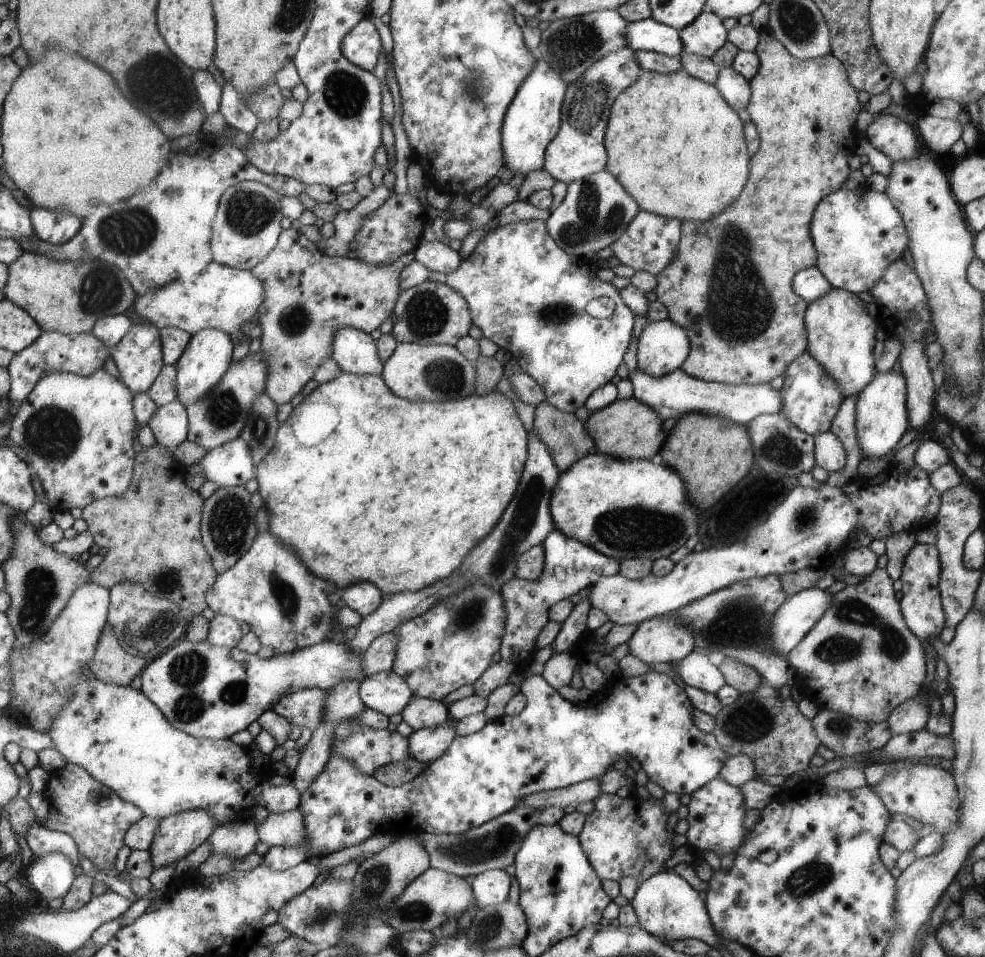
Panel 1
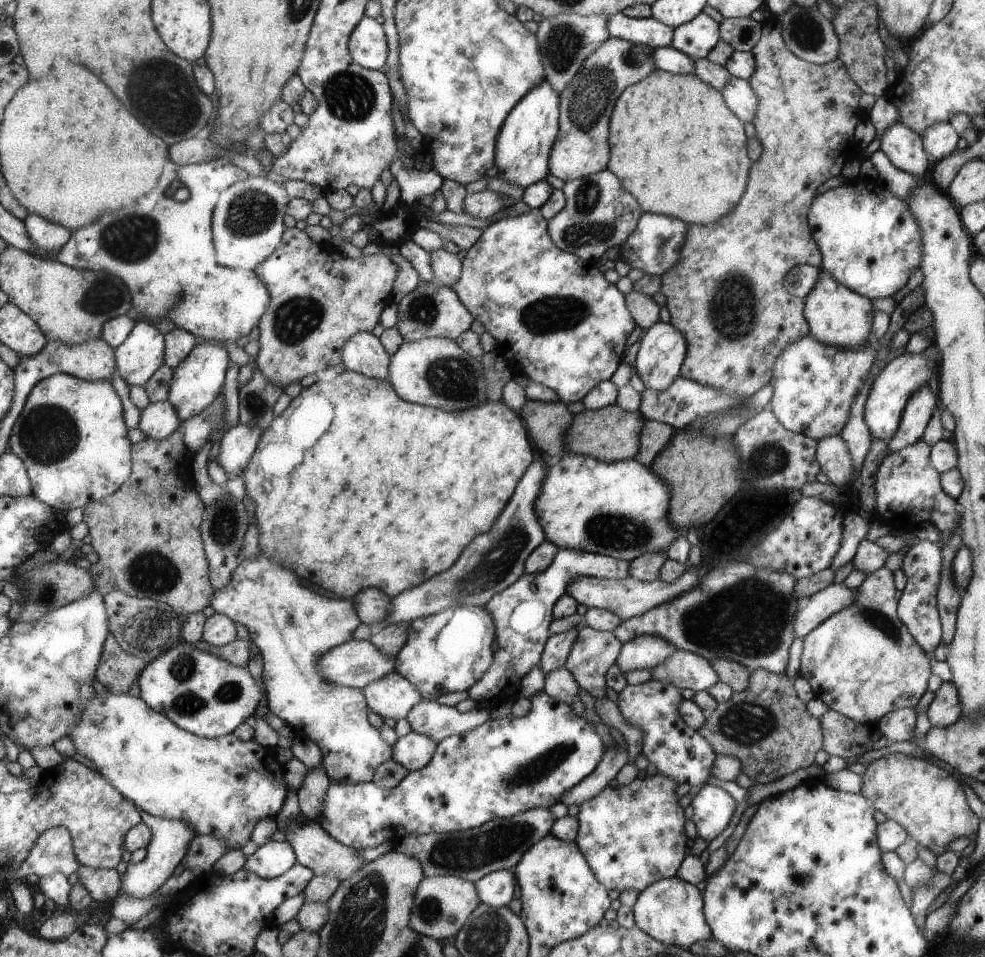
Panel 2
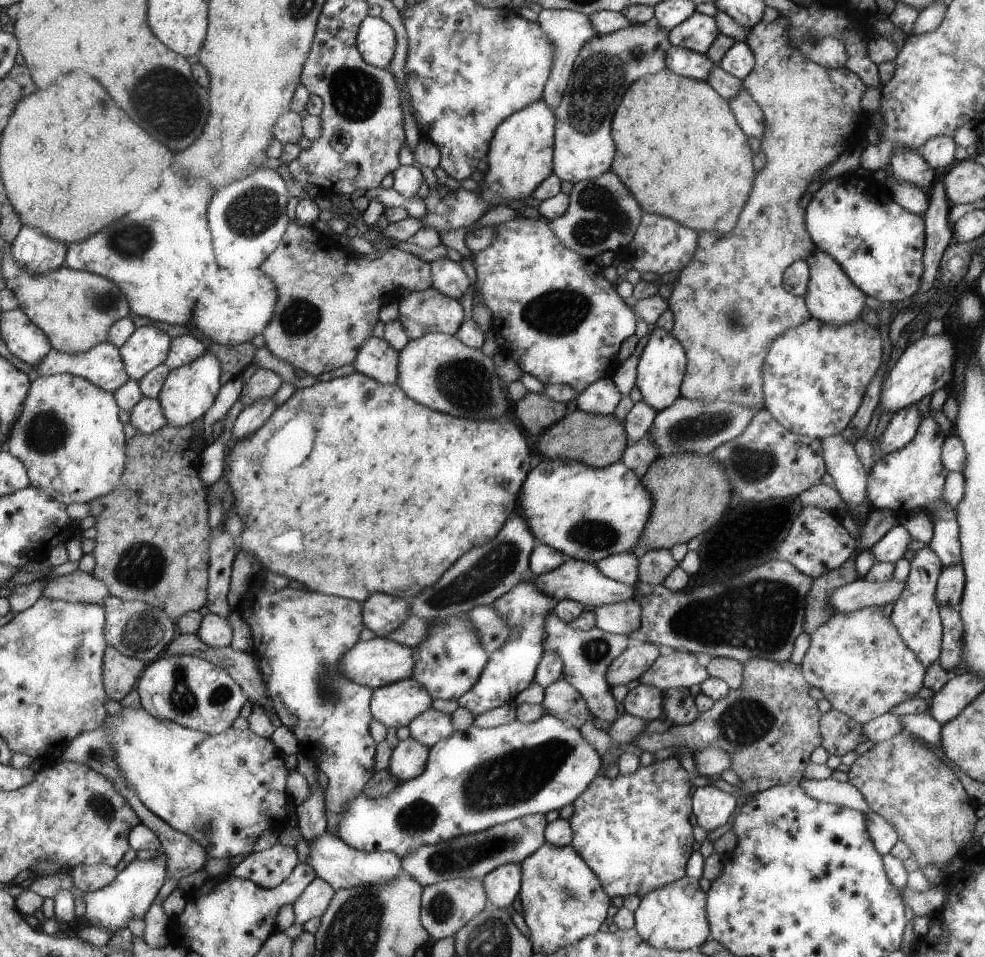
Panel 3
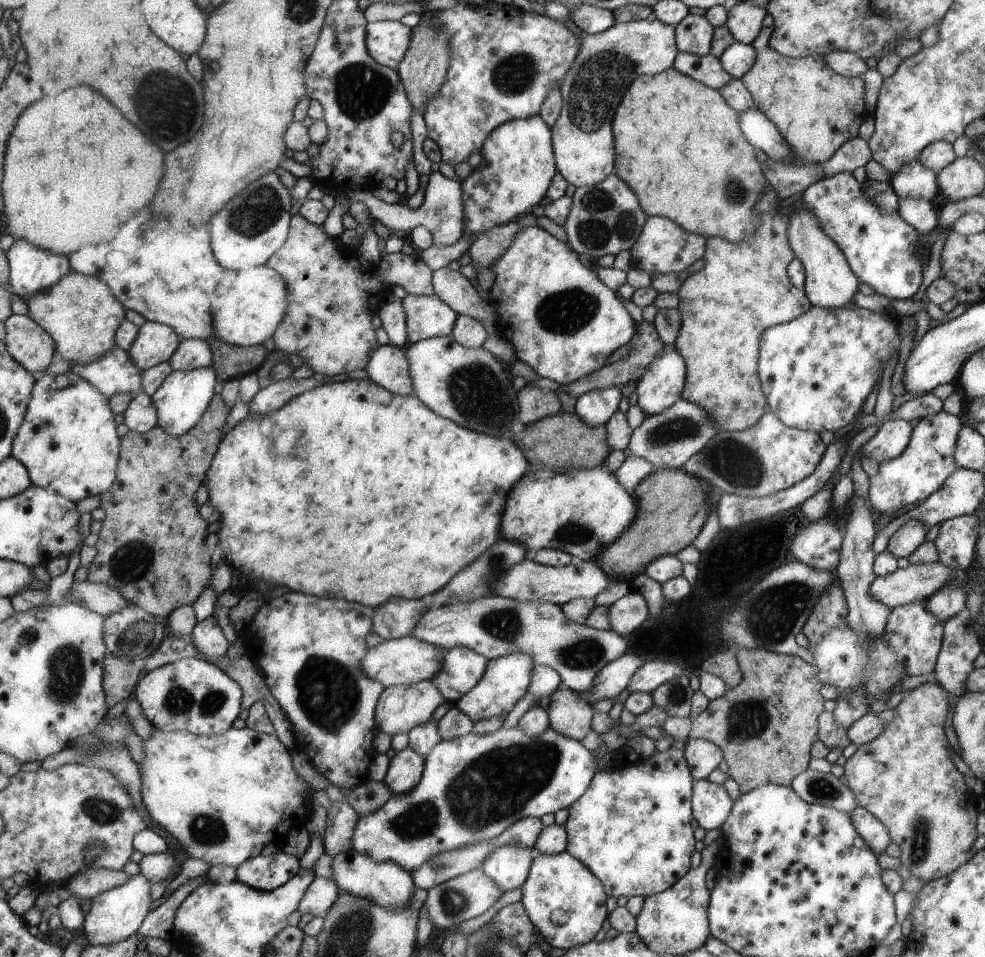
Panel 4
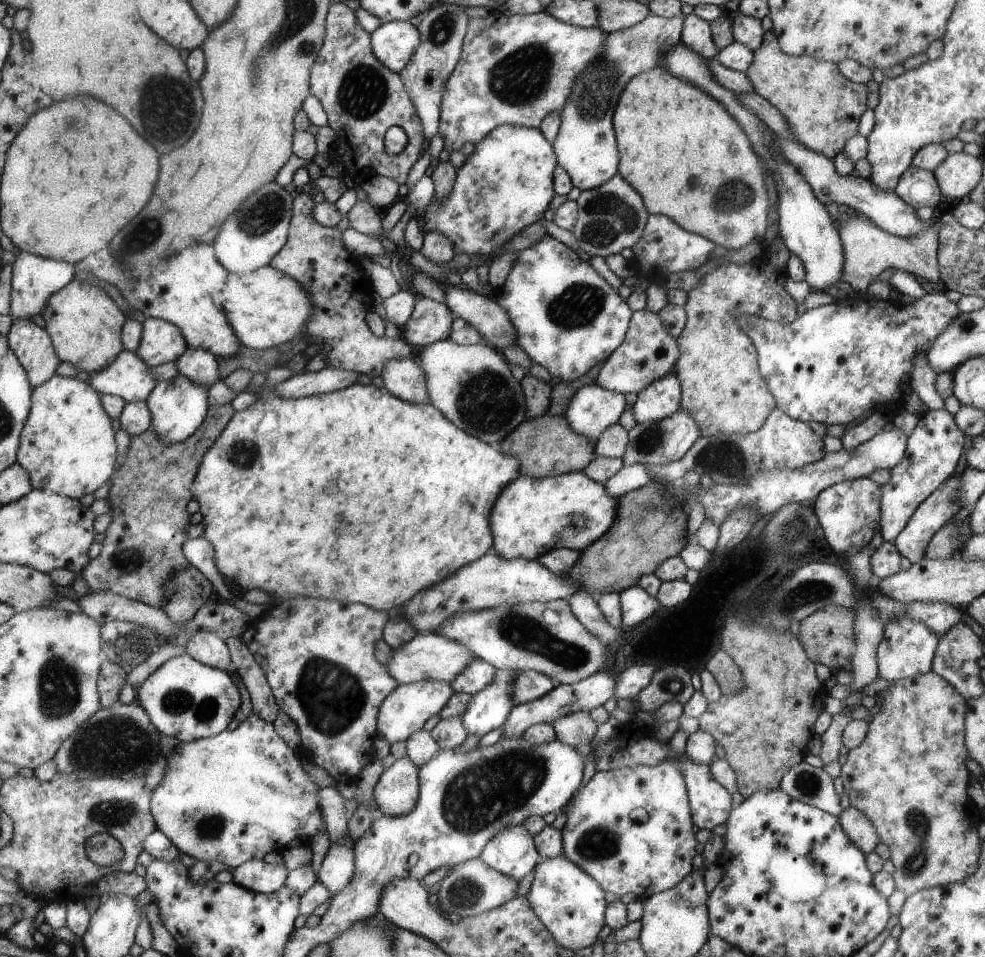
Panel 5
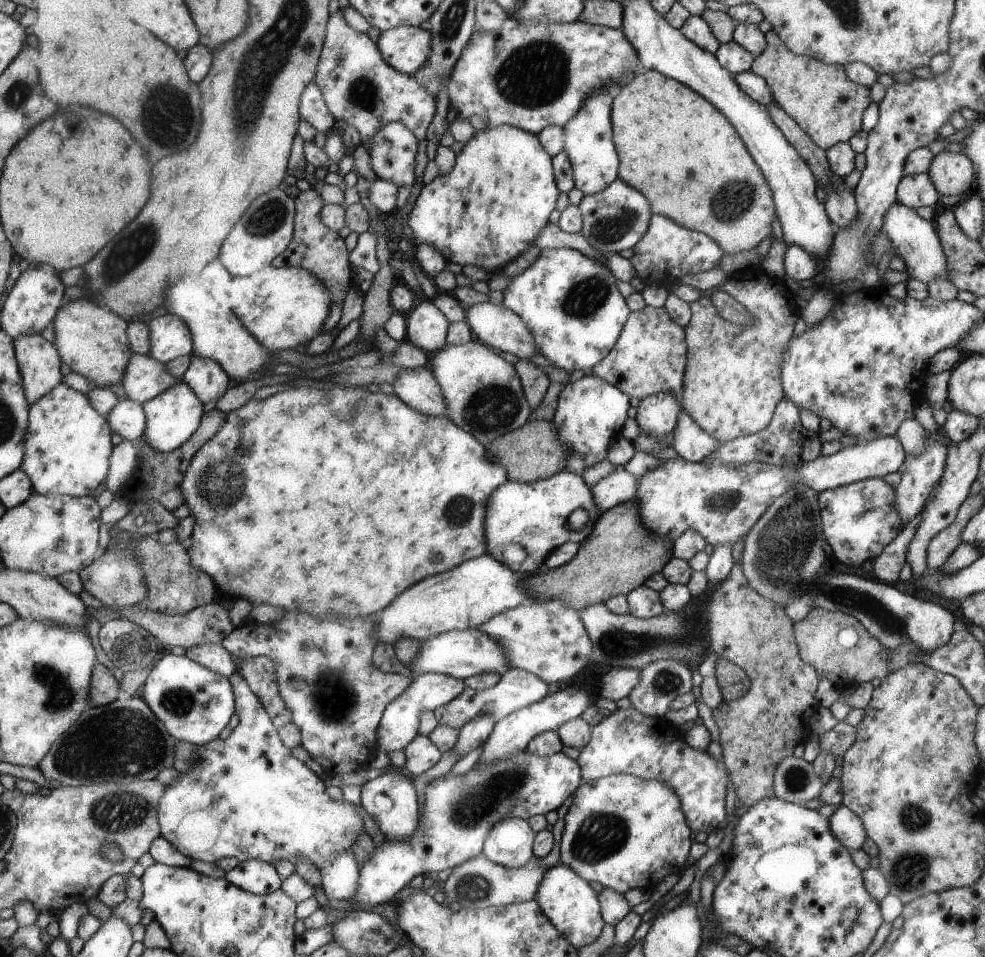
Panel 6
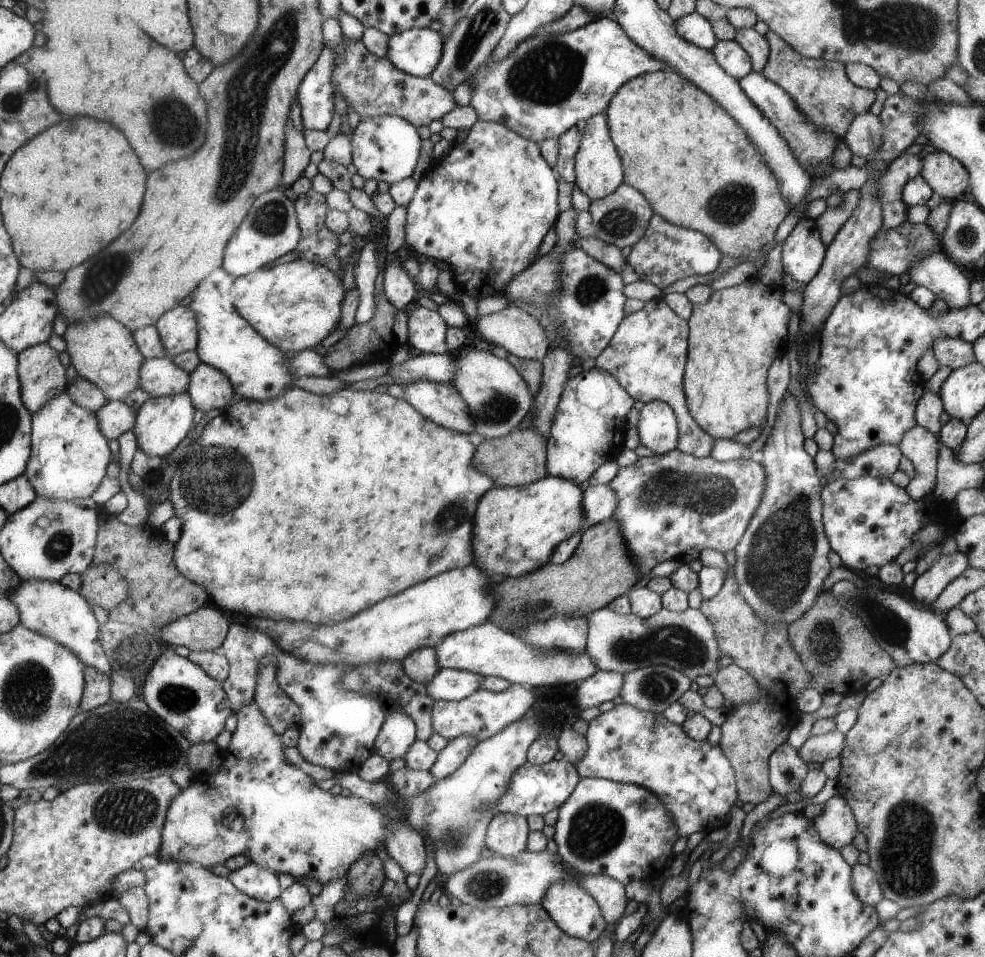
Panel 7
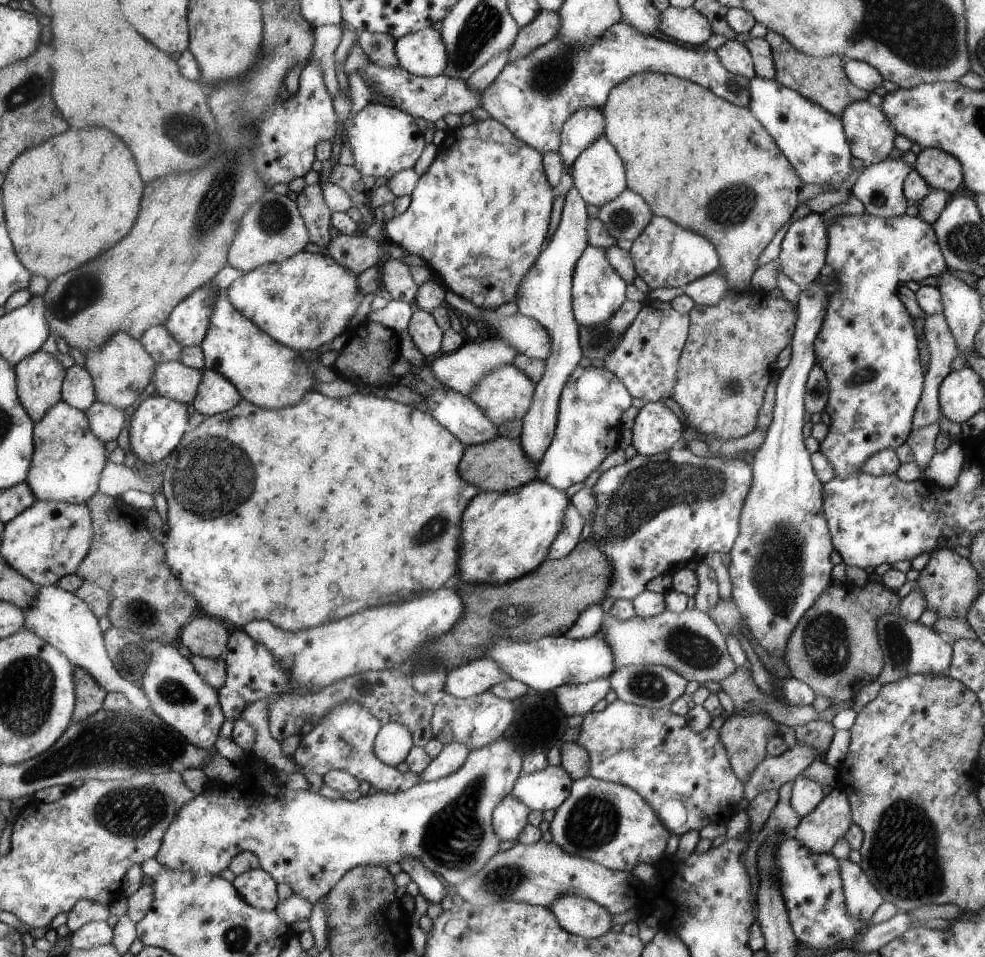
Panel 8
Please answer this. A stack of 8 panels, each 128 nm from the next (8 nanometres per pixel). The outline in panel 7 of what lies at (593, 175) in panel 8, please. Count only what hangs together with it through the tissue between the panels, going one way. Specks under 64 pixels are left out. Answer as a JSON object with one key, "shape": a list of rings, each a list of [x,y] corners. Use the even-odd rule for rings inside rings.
{"shape":[[[601,111],[591,115],[589,119],[577,124],[580,128],[581,140],[574,154],[574,185],[591,201],[610,195],[621,185],[621,165],[617,156],[614,141],[611,140],[607,128],[606,113]]]}

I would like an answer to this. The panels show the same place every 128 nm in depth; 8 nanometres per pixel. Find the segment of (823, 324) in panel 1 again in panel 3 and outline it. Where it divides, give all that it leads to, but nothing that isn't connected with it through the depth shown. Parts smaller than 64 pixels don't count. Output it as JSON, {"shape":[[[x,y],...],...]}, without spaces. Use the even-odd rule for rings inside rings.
{"shape":[[[817,247],[812,248],[804,261],[809,269],[804,298],[810,316],[832,325],[845,324],[861,318],[859,312],[861,312],[861,306],[863,306],[865,294],[851,282],[838,262],[829,253]]]}

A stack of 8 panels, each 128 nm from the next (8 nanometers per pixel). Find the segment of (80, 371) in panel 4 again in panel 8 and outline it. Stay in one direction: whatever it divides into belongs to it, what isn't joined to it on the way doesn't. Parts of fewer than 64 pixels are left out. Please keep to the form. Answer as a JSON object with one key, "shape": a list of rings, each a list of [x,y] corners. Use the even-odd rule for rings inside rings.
{"shape":[[[179,361],[155,364],[153,384],[157,394],[189,405],[203,380],[201,369],[194,369]]]}

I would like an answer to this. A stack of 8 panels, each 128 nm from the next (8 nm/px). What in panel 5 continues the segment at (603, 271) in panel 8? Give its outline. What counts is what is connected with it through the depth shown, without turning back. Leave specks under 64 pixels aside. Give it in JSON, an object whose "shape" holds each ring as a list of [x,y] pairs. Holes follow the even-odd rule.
{"shape":[[[545,236],[532,247],[517,252],[517,259],[514,261],[513,266],[511,266],[506,276],[506,281],[503,282],[499,289],[495,290],[494,294],[494,301],[500,307],[503,307],[503,310],[506,310],[511,324],[515,327],[517,335],[516,345],[527,354],[533,363],[543,366],[552,377],[557,376],[557,378],[561,378],[561,381],[578,379],[579,376],[585,374],[590,368],[593,368],[597,362],[601,362],[601,360],[605,361],[605,358],[610,356],[611,352],[623,342],[630,322],[631,308],[630,305],[625,304],[626,300],[621,300],[621,298],[617,296],[617,292],[589,266],[589,262],[581,262],[581,260],[577,258],[577,254],[575,254],[571,248],[550,236]]]}

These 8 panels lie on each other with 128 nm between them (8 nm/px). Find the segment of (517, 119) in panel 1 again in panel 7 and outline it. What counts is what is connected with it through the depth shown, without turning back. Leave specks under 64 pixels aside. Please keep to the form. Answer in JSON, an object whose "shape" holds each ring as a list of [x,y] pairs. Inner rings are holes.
{"shape":[[[475,121],[469,128],[467,136],[461,142],[453,144],[450,151],[439,162],[432,161],[423,174],[422,179],[416,182],[416,189],[411,200],[406,204],[406,219],[404,222],[404,246],[410,247],[420,256],[434,260],[441,260],[450,267],[456,290],[463,294],[473,296],[479,300],[487,296],[495,296],[504,292],[506,285],[518,272],[525,270],[535,260],[537,246],[549,226],[558,218],[557,212],[557,182],[551,168],[547,166],[546,160],[542,157],[538,144],[511,132],[506,125],[497,124],[493,121]]]}

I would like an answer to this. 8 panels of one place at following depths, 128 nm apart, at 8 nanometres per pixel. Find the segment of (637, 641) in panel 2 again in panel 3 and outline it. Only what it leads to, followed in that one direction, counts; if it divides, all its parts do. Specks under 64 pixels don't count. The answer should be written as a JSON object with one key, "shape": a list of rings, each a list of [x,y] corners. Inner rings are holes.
{"shape":[[[647,642],[627,647],[607,667],[605,674],[607,684],[611,687],[616,684],[625,685],[630,680],[638,679],[639,675],[651,666],[662,651],[663,649],[658,645]]]}

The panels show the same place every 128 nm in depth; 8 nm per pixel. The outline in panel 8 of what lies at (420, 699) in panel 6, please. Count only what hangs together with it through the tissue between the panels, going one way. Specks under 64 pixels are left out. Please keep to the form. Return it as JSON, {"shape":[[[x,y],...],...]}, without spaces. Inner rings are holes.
{"shape":[[[489,657],[473,659],[445,675],[444,691],[457,698],[475,696],[489,690],[494,684],[509,679],[503,667]],[[385,723],[375,735],[375,756],[390,767],[405,760],[413,746],[413,736],[409,729],[399,723]]]}

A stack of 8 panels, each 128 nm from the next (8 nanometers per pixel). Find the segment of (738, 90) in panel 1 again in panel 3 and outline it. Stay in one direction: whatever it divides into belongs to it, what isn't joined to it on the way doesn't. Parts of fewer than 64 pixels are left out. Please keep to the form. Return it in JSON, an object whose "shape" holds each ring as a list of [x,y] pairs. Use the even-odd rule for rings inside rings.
{"shape":[[[742,88],[728,103],[733,108],[739,128],[747,136],[760,139],[764,133],[764,116],[751,95]]]}

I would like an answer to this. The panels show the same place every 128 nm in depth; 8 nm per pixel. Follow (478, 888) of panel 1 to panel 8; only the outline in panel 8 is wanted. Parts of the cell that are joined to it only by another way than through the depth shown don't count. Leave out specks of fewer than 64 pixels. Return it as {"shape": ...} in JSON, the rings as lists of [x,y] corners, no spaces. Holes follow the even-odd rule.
{"shape":[[[511,794],[505,795],[495,806],[492,811],[494,832],[499,836],[499,840],[513,840],[516,839],[516,834],[527,824],[526,816],[530,810],[517,799],[514,799]]]}

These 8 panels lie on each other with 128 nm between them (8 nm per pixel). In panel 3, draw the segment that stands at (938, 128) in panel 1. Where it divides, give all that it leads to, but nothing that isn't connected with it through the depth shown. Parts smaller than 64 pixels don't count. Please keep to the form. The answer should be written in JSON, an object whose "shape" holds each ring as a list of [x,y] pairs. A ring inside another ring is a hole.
{"shape":[[[934,136],[933,139],[926,140],[917,151],[934,169],[937,177],[941,177],[955,162],[953,158],[955,144],[951,137]]]}

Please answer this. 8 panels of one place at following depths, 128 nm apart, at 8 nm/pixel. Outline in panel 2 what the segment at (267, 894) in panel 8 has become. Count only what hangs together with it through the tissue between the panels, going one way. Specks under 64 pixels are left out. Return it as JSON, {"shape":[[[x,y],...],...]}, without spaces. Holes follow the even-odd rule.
{"shape":[[[269,841],[249,855],[242,867],[262,879],[272,879],[283,874],[295,862],[293,848],[287,841]]]}

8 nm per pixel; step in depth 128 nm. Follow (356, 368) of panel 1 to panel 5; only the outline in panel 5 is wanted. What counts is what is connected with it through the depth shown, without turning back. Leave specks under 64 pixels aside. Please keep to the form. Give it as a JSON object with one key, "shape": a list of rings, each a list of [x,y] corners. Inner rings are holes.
{"shape":[[[413,358],[391,359],[380,376],[383,386],[394,397],[410,403],[429,404],[425,373]]]}

